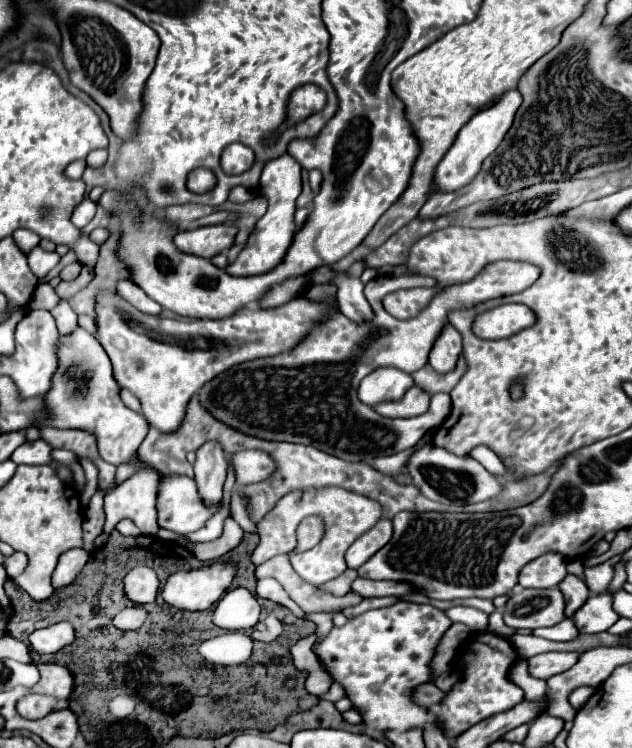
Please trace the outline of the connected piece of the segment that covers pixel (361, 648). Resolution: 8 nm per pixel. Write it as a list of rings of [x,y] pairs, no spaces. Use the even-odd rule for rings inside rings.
[[[400,601],[392,607],[366,611],[362,615],[350,619],[344,627],[334,627],[320,641],[320,645],[316,647],[316,653],[326,663],[326,667],[330,669],[332,677],[338,683],[342,683],[348,699],[354,703],[354,709],[360,711],[360,715],[368,727],[372,727],[376,731],[386,731],[386,729],[404,731],[410,727],[424,727],[428,721],[436,723],[436,717],[430,717],[424,707],[418,707],[410,699],[410,691],[416,685],[428,681],[428,677],[430,677],[428,663],[434,657],[434,651],[436,651],[440,637],[444,635],[444,631],[450,625],[452,625],[452,621],[444,615],[444,611],[440,611],[434,605]]]

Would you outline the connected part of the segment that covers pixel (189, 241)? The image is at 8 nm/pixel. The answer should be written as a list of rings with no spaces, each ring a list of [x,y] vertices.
[[[206,225],[198,227],[194,231],[180,231],[174,235],[174,243],[196,257],[206,257],[212,259],[218,255],[222,249],[228,249],[234,241],[236,227],[234,225]]]

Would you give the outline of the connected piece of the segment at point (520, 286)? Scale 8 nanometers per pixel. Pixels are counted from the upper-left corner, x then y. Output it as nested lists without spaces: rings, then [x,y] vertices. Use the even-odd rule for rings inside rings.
[[[496,261],[488,263],[476,279],[468,283],[442,287],[426,309],[418,317],[408,321],[398,321],[382,307],[382,299],[398,289],[412,287],[438,287],[436,279],[412,275],[412,277],[386,277],[378,275],[366,285],[366,299],[374,309],[374,325],[354,325],[342,313],[332,315],[326,323],[318,325],[298,347],[292,351],[270,357],[256,359],[250,363],[236,365],[224,375],[214,377],[200,391],[202,405],[216,415],[216,419],[228,423],[230,427],[274,441],[290,441],[302,445],[314,445],[320,451],[336,455],[344,461],[372,461],[380,455],[394,455],[414,447],[422,435],[442,425],[451,411],[449,393],[438,393],[431,397],[430,409],[422,415],[408,419],[388,419],[378,415],[370,405],[356,399],[356,387],[364,375],[376,367],[392,365],[404,373],[414,373],[428,363],[428,353],[434,341],[448,325],[448,315],[452,311],[474,307],[482,301],[520,293],[530,287],[540,275],[540,269],[526,261]],[[308,365],[332,367],[326,371],[266,371],[266,369],[298,369]]]

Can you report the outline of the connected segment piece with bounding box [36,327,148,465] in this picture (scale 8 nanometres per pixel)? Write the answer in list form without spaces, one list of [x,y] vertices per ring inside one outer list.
[[[78,327],[72,335],[60,337],[58,357],[60,365],[52,377],[52,387],[46,393],[46,409],[50,417],[38,421],[36,427],[50,425],[58,429],[90,431],[98,439],[98,453],[104,461],[112,465],[130,461],[148,433],[148,423],[143,414],[128,409],[120,401],[120,387],[112,377],[112,365],[104,347]]]

